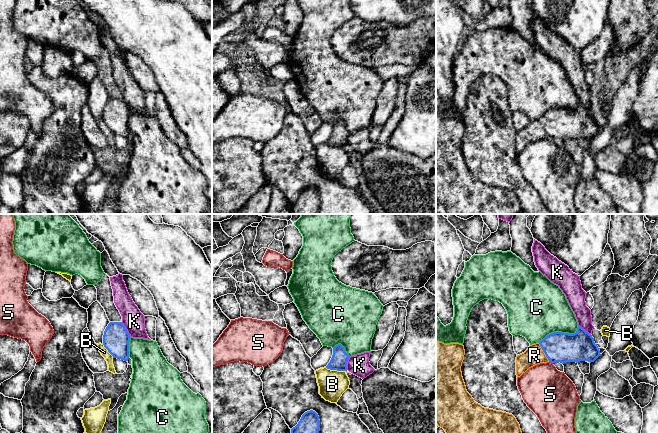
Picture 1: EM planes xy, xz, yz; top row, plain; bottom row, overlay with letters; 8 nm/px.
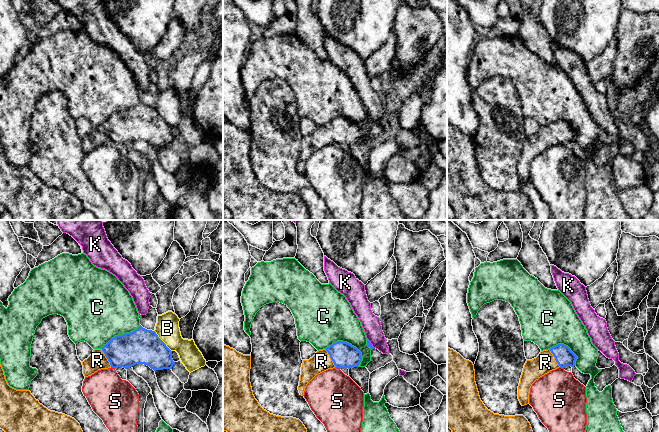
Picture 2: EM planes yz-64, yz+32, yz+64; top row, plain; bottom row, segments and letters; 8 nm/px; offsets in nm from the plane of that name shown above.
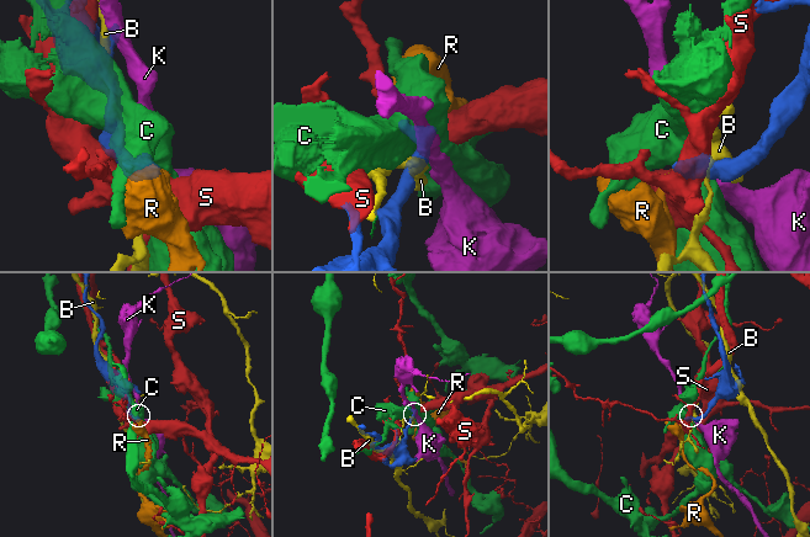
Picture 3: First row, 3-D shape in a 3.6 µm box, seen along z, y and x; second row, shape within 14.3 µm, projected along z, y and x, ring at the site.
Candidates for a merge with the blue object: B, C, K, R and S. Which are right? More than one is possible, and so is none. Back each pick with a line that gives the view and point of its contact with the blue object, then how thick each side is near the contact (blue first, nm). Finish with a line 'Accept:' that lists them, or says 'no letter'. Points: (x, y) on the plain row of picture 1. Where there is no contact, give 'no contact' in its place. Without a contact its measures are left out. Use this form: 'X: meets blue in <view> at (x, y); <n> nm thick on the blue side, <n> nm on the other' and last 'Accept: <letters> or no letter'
R: meets blue in yz at (543, 127); 240 nm thick on the blue side, 150 nm on the other
Accept: R

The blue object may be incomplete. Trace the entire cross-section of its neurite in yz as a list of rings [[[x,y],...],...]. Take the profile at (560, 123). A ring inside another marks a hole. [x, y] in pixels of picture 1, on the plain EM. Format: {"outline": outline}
{"outline": [[[578,101],[574,110],[554,108],[539,119],[532,120],[516,133],[517,154],[529,144],[540,139],[562,140],[566,138],[594,138],[600,132],[600,126],[591,110]]]}

